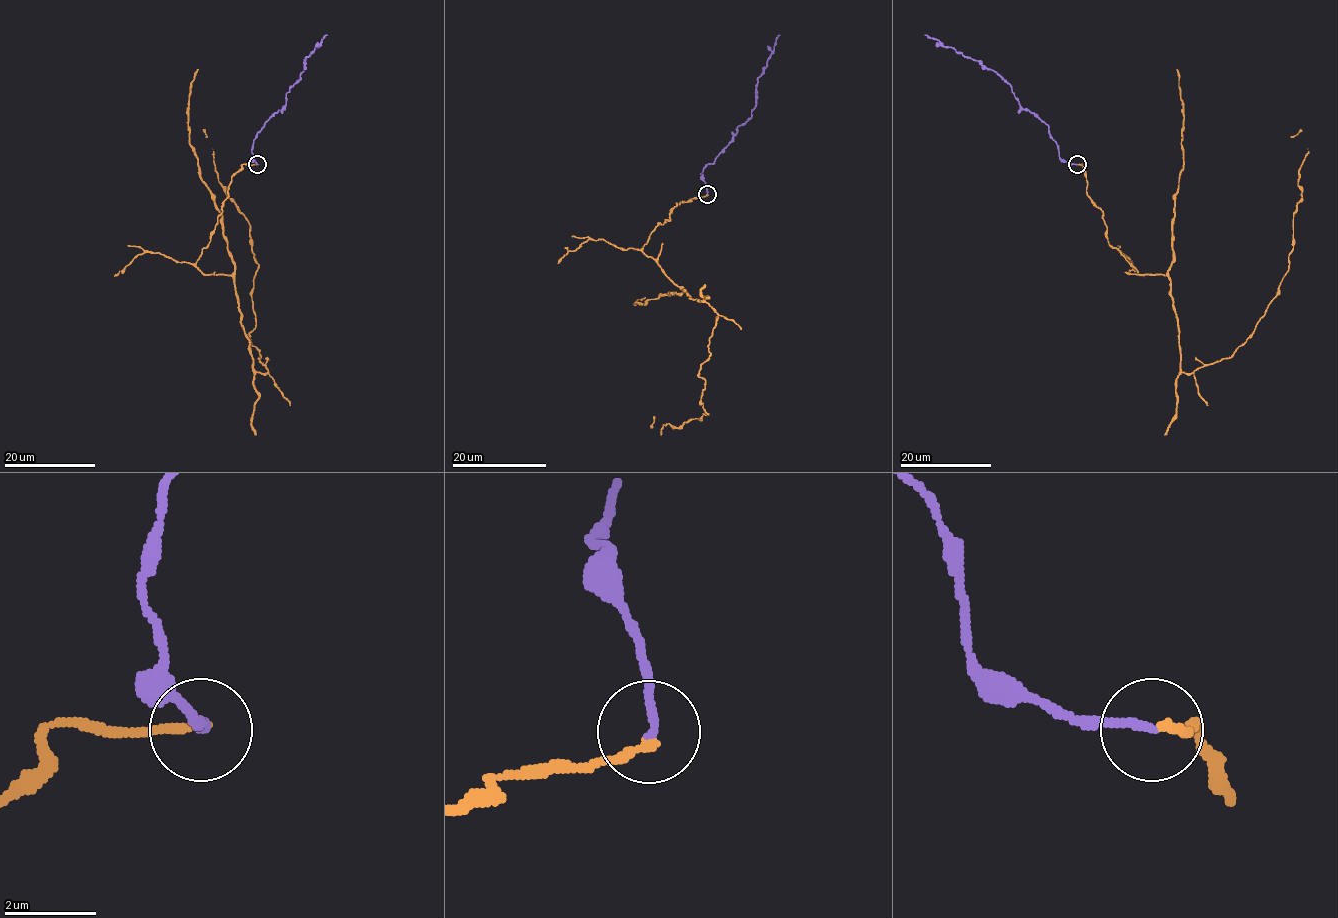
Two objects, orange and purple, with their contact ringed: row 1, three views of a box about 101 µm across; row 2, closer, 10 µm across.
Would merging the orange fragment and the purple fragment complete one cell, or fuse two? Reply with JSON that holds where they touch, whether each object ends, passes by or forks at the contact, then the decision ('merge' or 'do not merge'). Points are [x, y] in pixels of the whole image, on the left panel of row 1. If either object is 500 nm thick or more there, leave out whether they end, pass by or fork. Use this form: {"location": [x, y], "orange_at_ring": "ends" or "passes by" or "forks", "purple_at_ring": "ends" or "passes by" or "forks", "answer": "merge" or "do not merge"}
{"location": [257, 164], "orange_at_ring": "ends", "purple_at_ring": "ends", "answer": "merge"}

